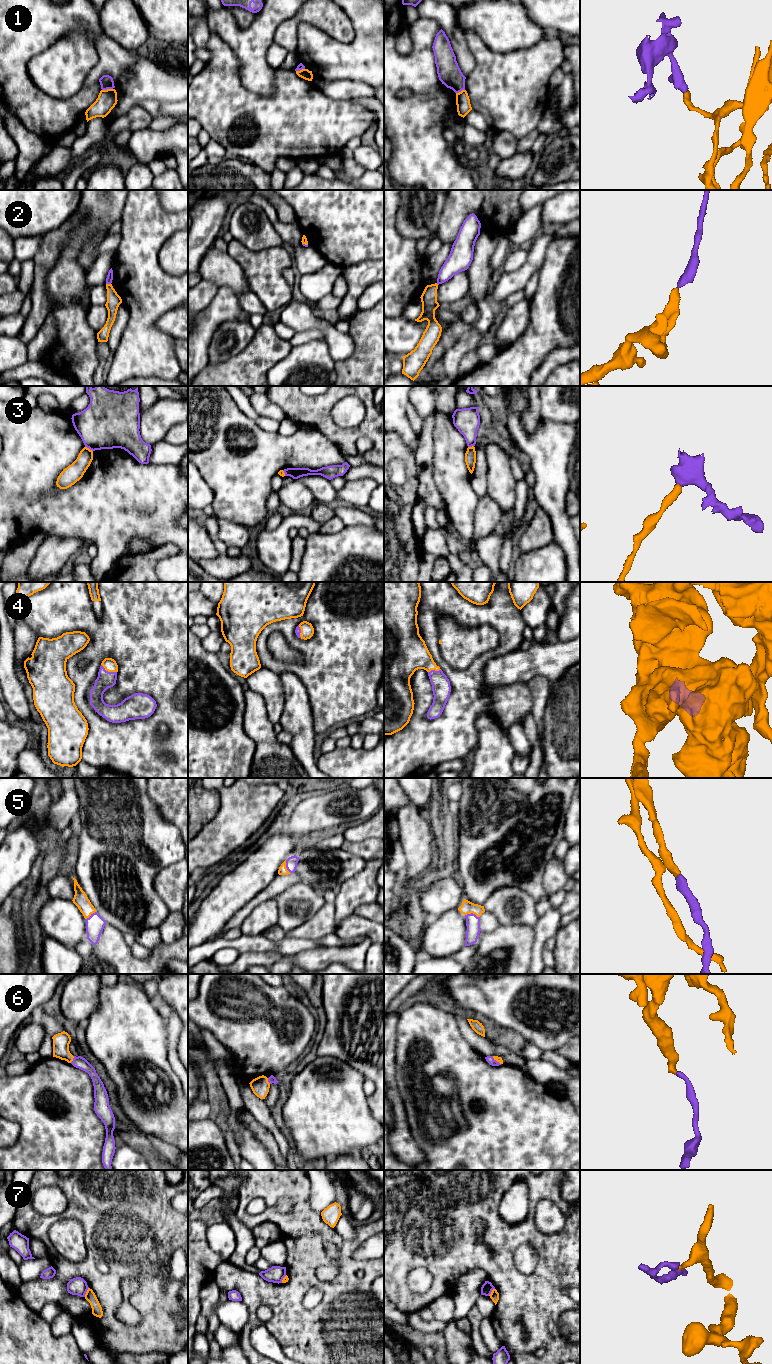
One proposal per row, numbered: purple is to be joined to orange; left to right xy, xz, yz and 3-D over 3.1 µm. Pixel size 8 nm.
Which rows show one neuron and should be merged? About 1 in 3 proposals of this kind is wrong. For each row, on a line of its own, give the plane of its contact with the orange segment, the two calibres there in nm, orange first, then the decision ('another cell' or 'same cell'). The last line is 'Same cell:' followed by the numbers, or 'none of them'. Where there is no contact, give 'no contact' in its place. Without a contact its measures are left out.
1: xy | 160/110 nm | another cell
2: xy | 110/50 nm | another cell
3: xy | 140/400 nm | another cell
4: xy | 110/140 nm | same cell
5: yz | 110/110 nm | same cell
6: xy | 140/100 nm | same cell
7: xy | 90/140 nm | another cell
Same cell: 4, 5, 6

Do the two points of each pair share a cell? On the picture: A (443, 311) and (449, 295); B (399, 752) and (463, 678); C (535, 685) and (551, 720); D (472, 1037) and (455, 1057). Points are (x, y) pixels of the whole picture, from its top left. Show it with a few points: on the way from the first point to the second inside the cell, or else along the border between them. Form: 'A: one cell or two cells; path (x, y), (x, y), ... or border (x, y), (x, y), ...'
A: two cells; border (440, 305), (452, 306)
B: one cell; path (421, 745), (463, 703), (463, 700)
C: two cells; border (551, 685), (542, 731)
D: two cells; border (456, 1022), (462, 1037), (484, 1057)

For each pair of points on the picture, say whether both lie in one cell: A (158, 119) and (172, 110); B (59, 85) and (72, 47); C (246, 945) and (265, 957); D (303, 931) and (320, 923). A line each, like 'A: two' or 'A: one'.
A: two
B: one
C: two
D: one

